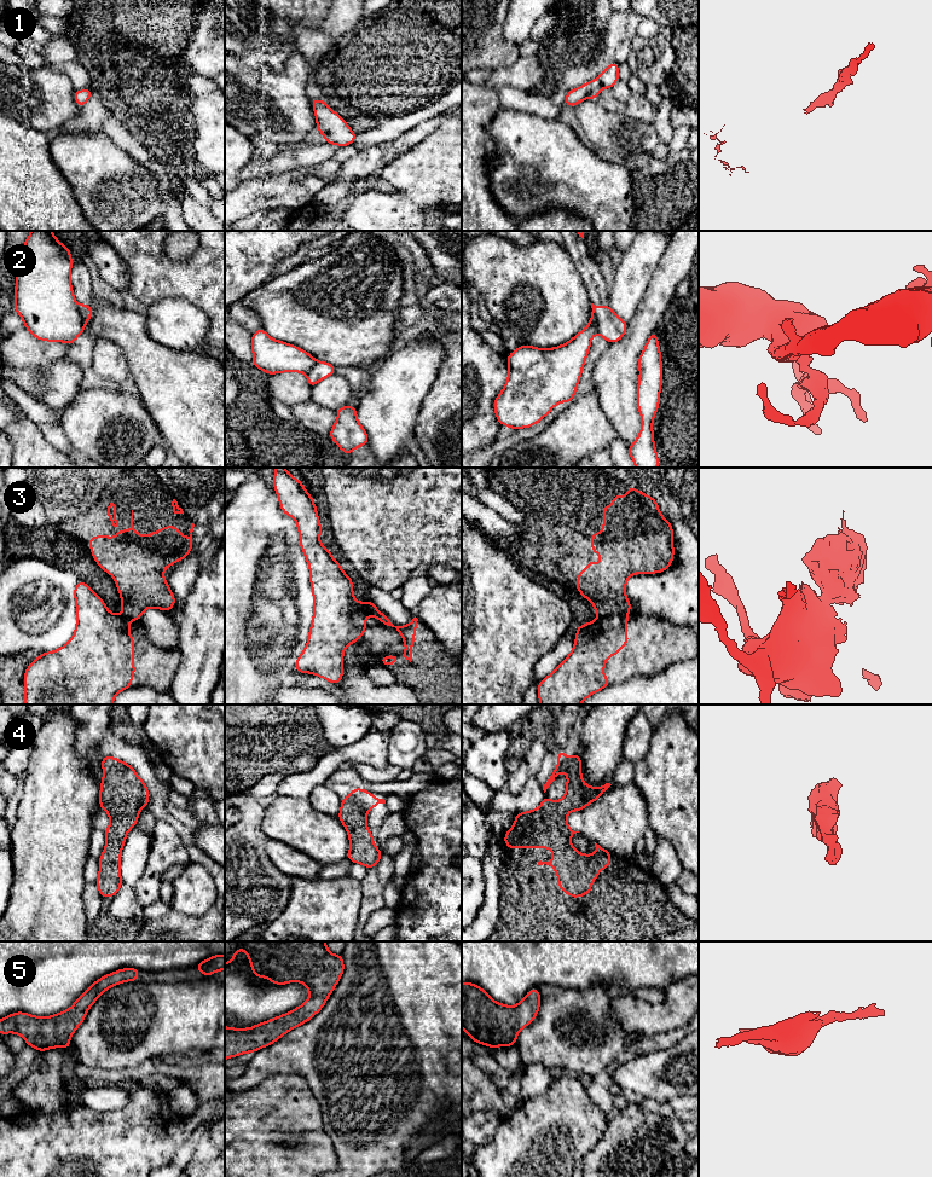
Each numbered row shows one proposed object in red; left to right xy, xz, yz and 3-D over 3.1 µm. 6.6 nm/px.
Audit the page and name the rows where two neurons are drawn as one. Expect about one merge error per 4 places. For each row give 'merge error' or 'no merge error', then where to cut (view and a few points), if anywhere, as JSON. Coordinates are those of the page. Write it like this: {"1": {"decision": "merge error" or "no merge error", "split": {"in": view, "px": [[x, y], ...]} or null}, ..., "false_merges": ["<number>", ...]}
{"1": {"decision": "no merge error", "split": null}, "2": {"decision": "merge error", "split": {"in": "xy", "px": [[76, 305], [84, 326]]}}, "3": {"decision": "merge error", "split": {"in": "yz", "px": [[626, 612], [598, 618]]}}, "4": {"decision": "no merge error", "split": null}, "5": {"decision": "no merge error", "split": null}, "false_merges": ["2", "3"]}

